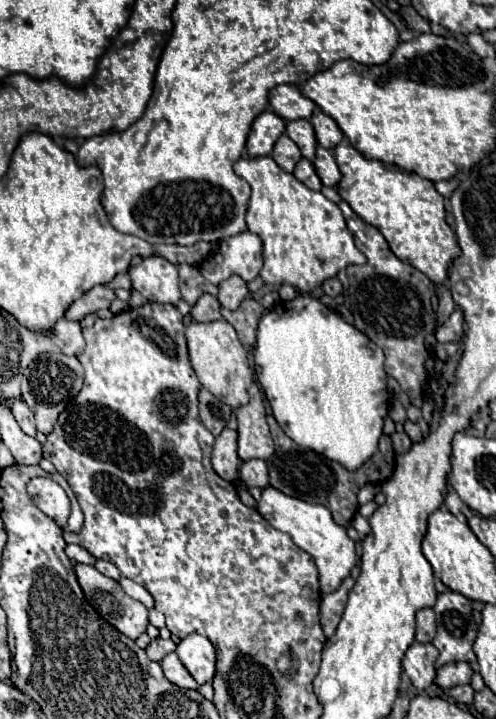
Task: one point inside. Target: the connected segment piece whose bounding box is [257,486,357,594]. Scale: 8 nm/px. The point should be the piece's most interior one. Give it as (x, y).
(310, 525)

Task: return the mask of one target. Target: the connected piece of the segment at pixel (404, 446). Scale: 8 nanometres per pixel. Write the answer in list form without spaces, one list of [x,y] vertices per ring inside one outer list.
[[[395,432],[395,434],[391,434],[391,440],[393,440],[395,454],[403,454],[403,452],[407,452],[409,446],[411,446],[411,438],[409,438],[405,432]]]

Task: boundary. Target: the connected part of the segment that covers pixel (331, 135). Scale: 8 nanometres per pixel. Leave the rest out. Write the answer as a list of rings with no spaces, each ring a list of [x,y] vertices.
[[[315,110],[313,118],[311,118],[311,124],[315,128],[315,136],[317,136],[317,142],[319,146],[327,148],[327,150],[333,150],[341,140],[343,140],[343,132],[341,128],[337,126],[337,122],[327,116],[325,112],[321,110]]]

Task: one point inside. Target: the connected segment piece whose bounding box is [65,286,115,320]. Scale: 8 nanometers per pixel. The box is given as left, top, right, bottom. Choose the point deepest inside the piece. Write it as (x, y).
(99, 297)

